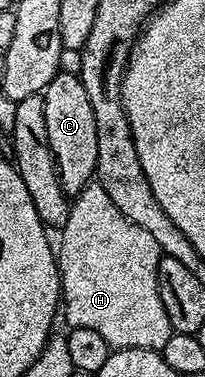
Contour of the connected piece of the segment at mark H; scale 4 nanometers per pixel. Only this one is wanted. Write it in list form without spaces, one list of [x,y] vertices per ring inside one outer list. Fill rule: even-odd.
[[[91,182],[77,196],[72,197],[69,205],[69,217],[60,228],[59,236],[61,236],[61,248],[59,244],[57,267],[61,270],[61,299],[63,301],[63,320],[65,316],[66,325],[69,328],[96,330],[113,350],[138,348],[139,350],[160,352],[163,346],[167,346],[167,338],[173,336],[174,330],[167,318],[167,310],[163,310],[163,298],[159,298],[159,290],[157,289],[157,271],[163,255],[159,242],[155,242],[155,238],[151,238],[151,234],[147,234],[147,230],[143,230],[143,226],[135,226],[135,222],[131,222],[131,218],[127,218],[127,214],[123,214],[123,210],[119,210],[119,206],[115,206],[115,202],[111,202],[111,194],[107,194],[107,190],[103,190],[103,186],[96,182]]]

